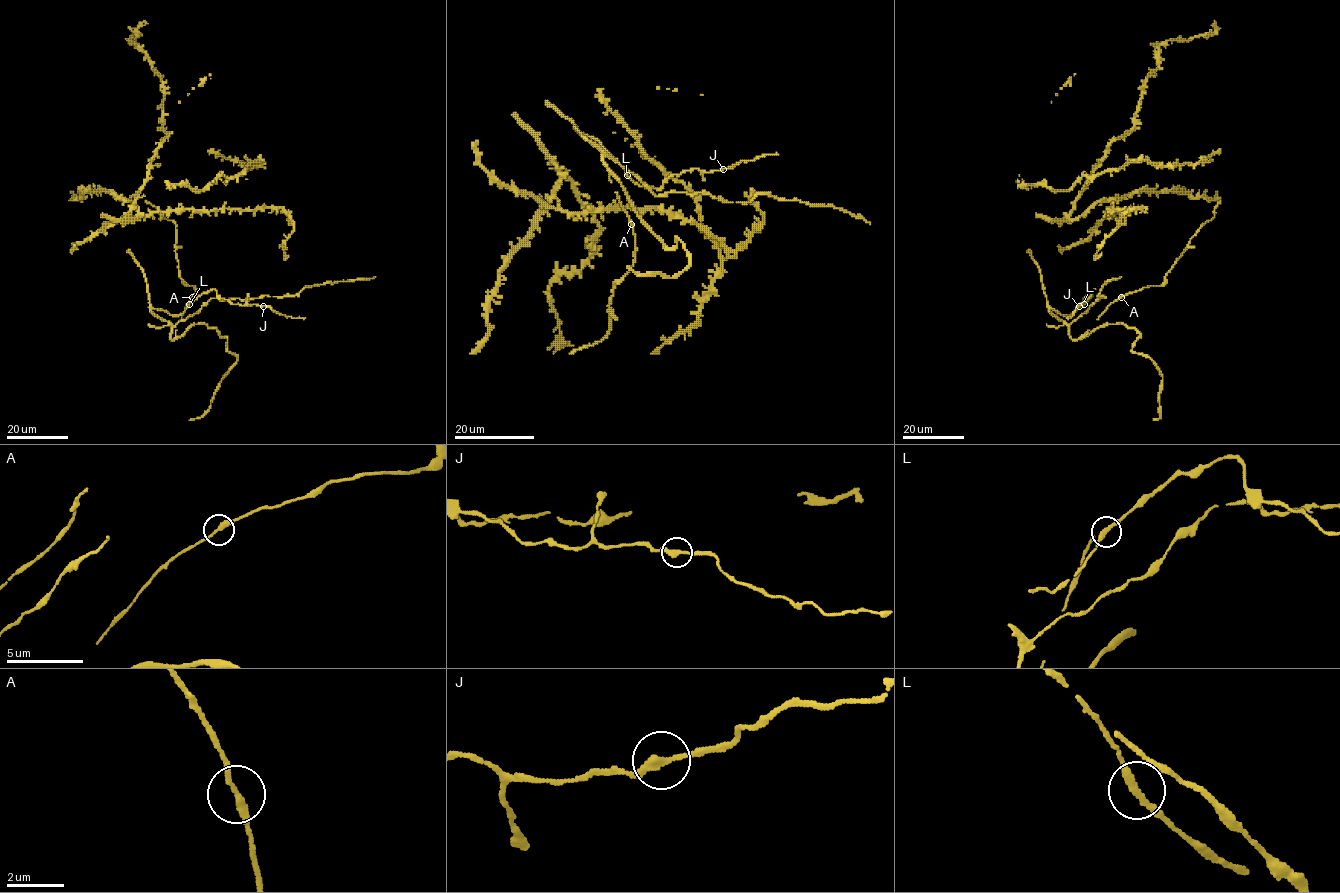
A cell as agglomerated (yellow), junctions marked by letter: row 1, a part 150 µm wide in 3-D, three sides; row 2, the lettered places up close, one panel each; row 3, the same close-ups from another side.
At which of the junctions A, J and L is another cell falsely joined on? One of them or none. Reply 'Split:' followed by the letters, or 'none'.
Split: none

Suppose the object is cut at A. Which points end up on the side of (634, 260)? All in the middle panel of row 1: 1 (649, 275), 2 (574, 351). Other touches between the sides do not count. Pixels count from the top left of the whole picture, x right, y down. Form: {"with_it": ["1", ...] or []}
{"with_it": ["2"]}

